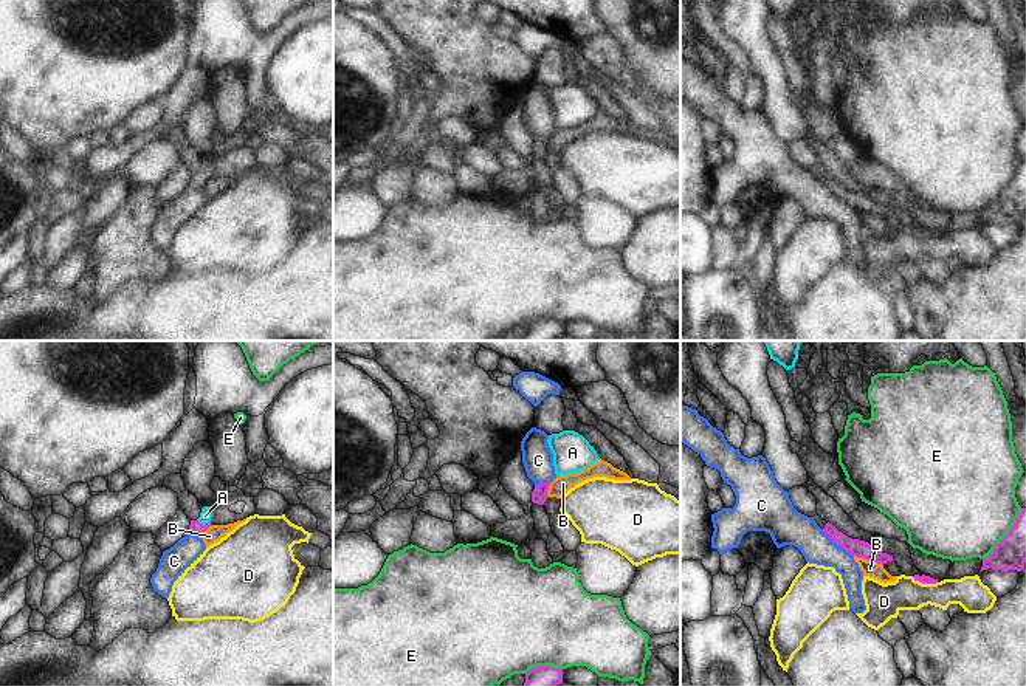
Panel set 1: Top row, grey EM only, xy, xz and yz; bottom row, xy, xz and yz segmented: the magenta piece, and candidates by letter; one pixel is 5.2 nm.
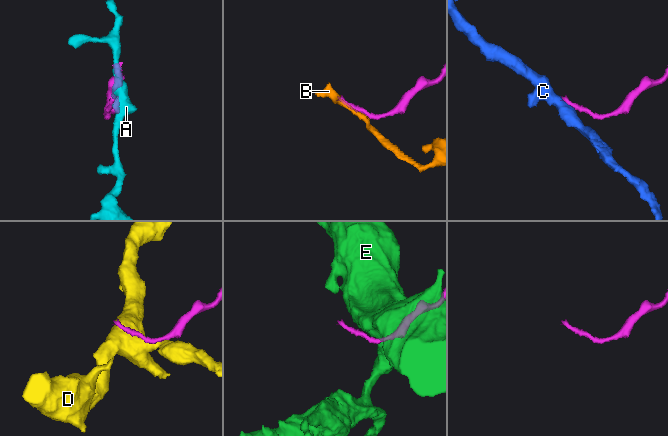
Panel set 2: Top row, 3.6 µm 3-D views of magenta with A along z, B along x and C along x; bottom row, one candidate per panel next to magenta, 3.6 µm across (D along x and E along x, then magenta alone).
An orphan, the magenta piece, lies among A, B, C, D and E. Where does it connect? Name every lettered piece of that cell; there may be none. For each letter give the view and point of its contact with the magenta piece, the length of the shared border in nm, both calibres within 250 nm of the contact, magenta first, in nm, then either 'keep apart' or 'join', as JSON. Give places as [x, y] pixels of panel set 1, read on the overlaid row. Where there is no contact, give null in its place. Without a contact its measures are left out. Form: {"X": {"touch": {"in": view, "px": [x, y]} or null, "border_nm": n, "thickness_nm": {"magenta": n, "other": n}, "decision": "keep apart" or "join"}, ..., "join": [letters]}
{"A": {"touch": {"in": "xy", "px": [205, 524]}, "border_nm": 80, "thickness_nm": {"magenta": 70, "other": 60}, "decision": "join"}, "B": {"touch": {"in": "yz", "px": [868, 559]}, "border_nm": 160, "thickness_nm": {"magenta": 90, "other": 80}, "decision": "keep apart"}, "C": {"touch": {"in": "yz", "px": [837, 544]}, "border_nm": 220, "thickness_nm": {"magenta": 90, "other": 180}, "decision": "keep apart"}, "D": {"touch": {"in": "yz", "px": [924, 583]}, "border_nm": 140, "thickness_nm": {"magenta": 50, "other": 190}, "decision": "keep apart"}, "E": {"touch": {"in": "yz", "px": [1006, 535]}, "border_nm": 340, "thickness_nm": {"magenta": 160, "other": 480}, "decision": "keep apart"}, "join": ["A"]}

